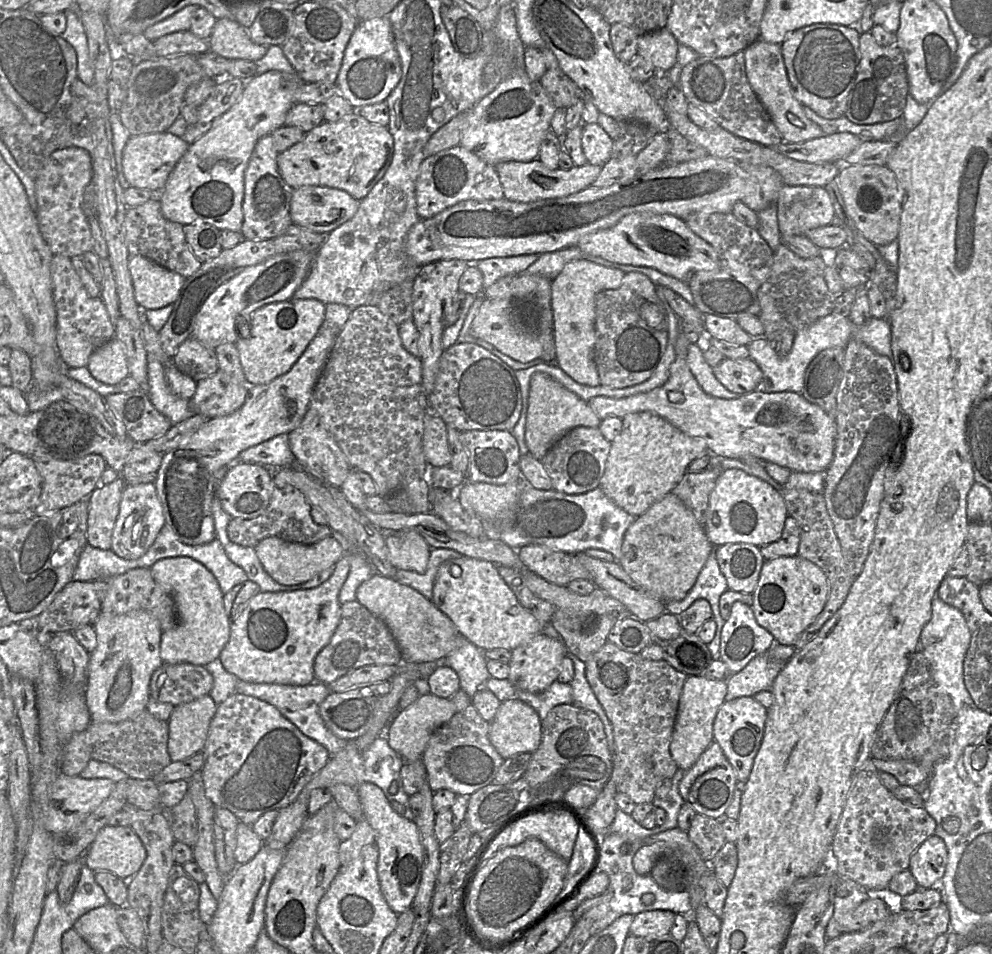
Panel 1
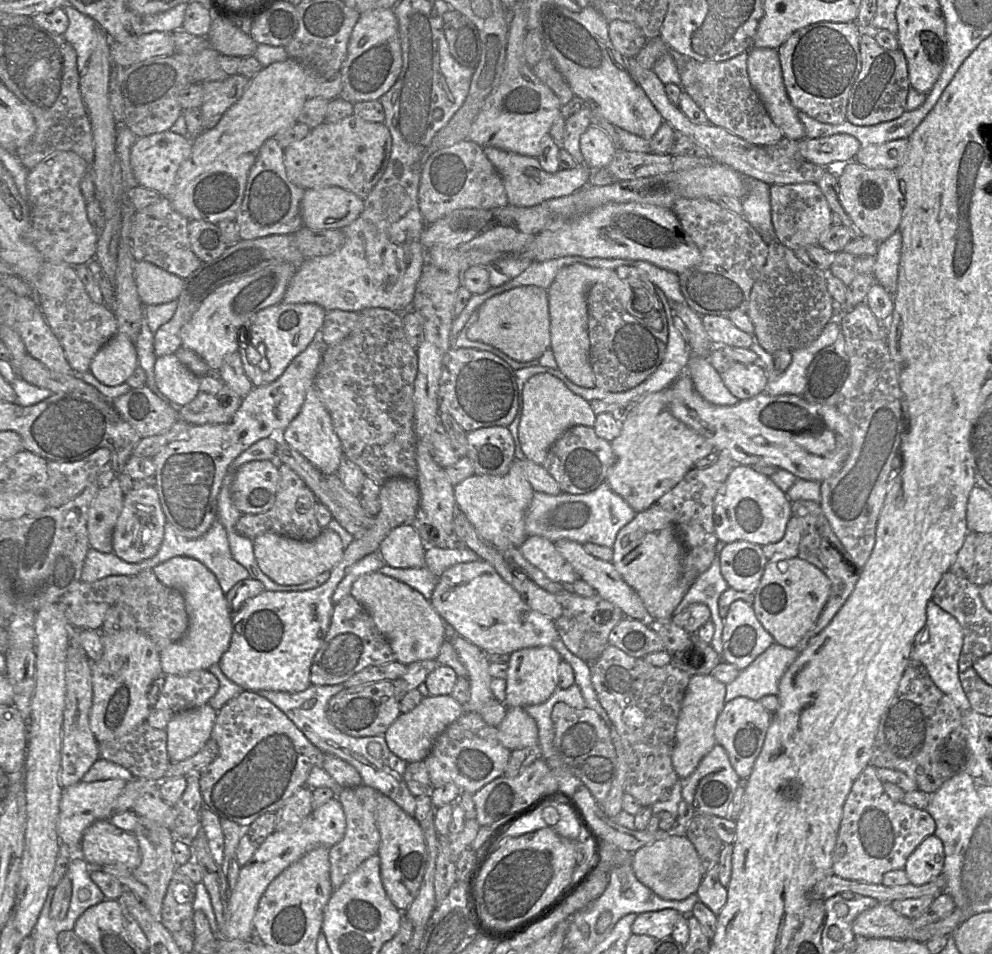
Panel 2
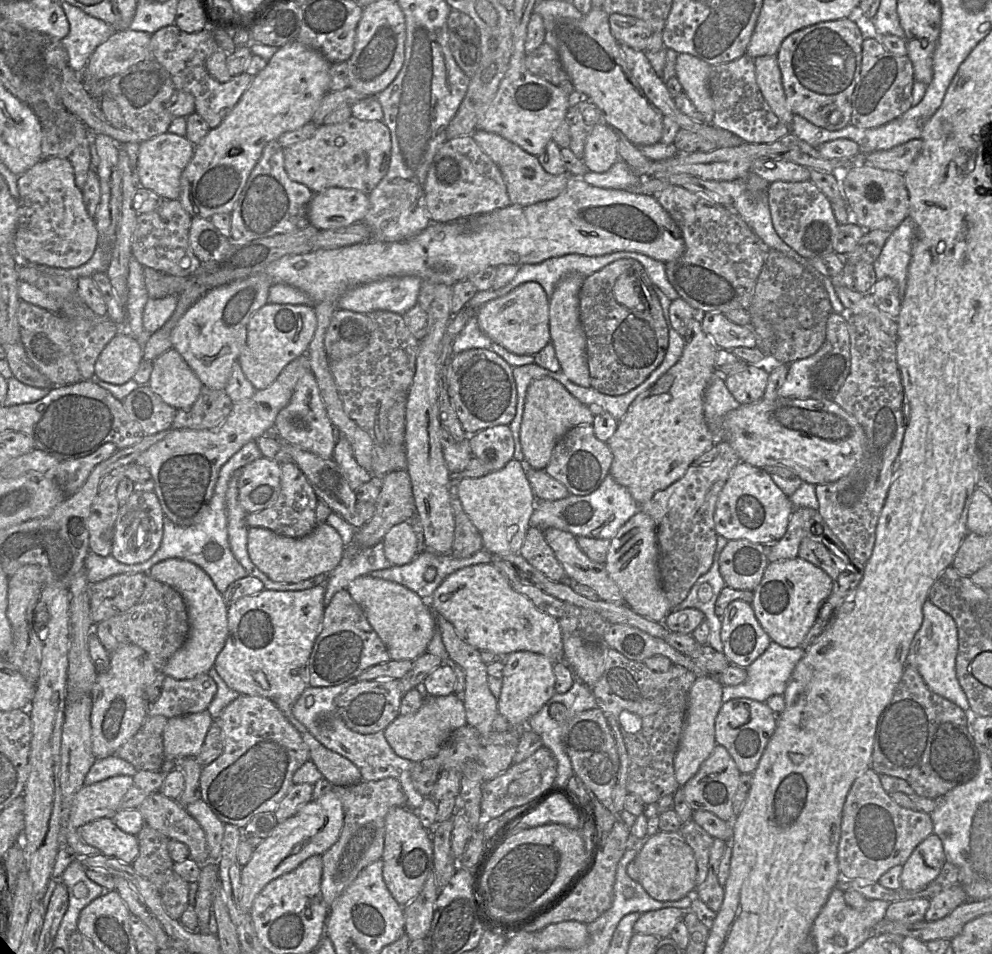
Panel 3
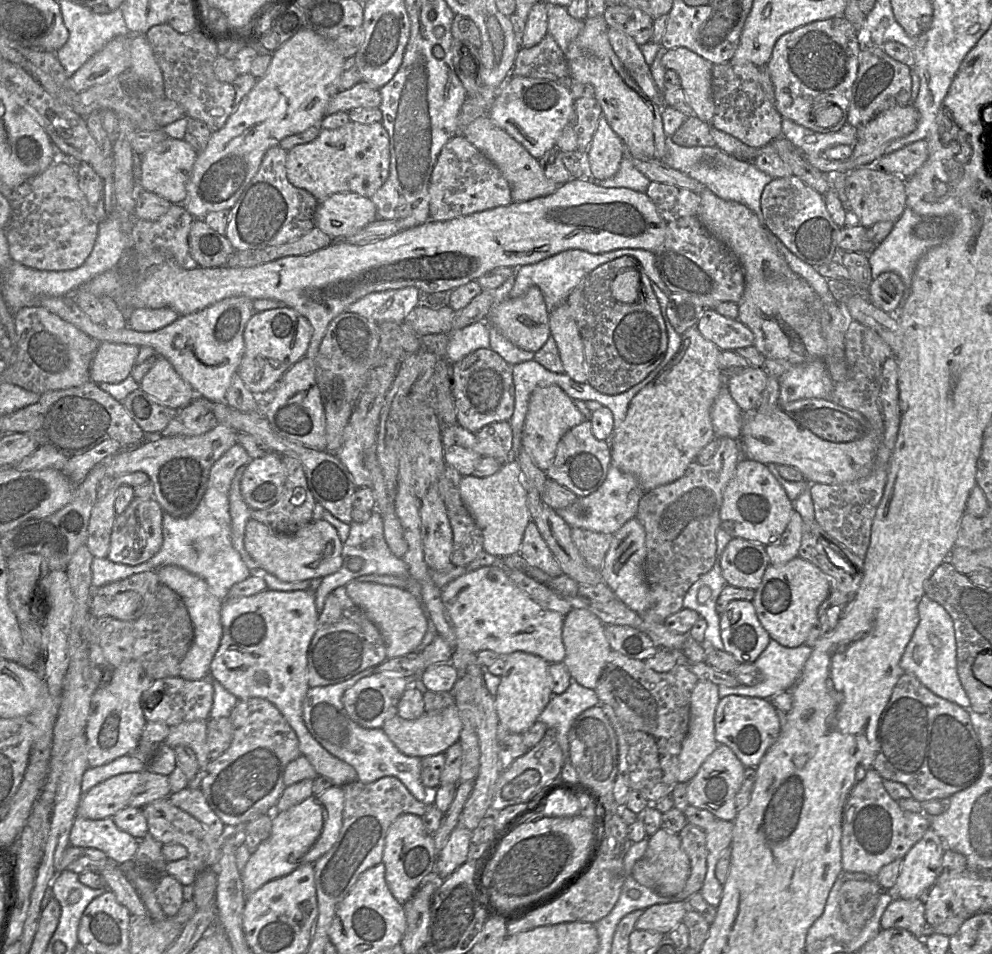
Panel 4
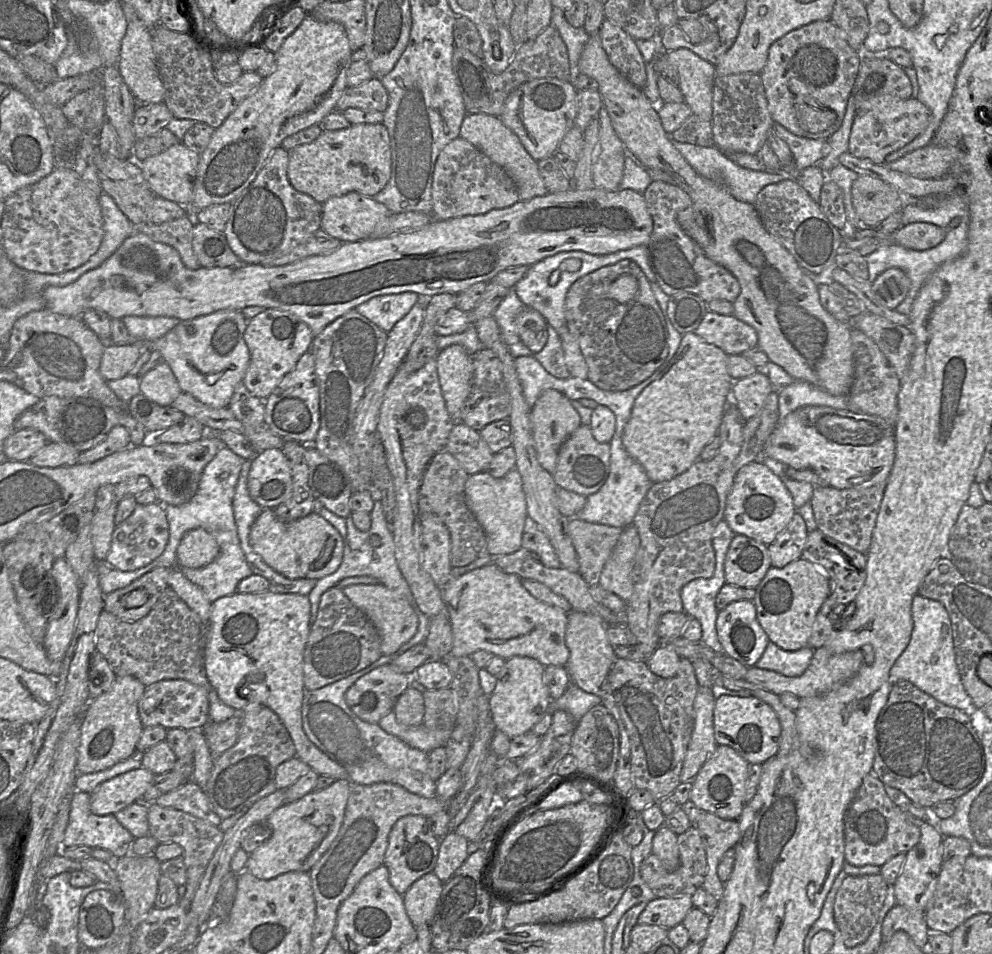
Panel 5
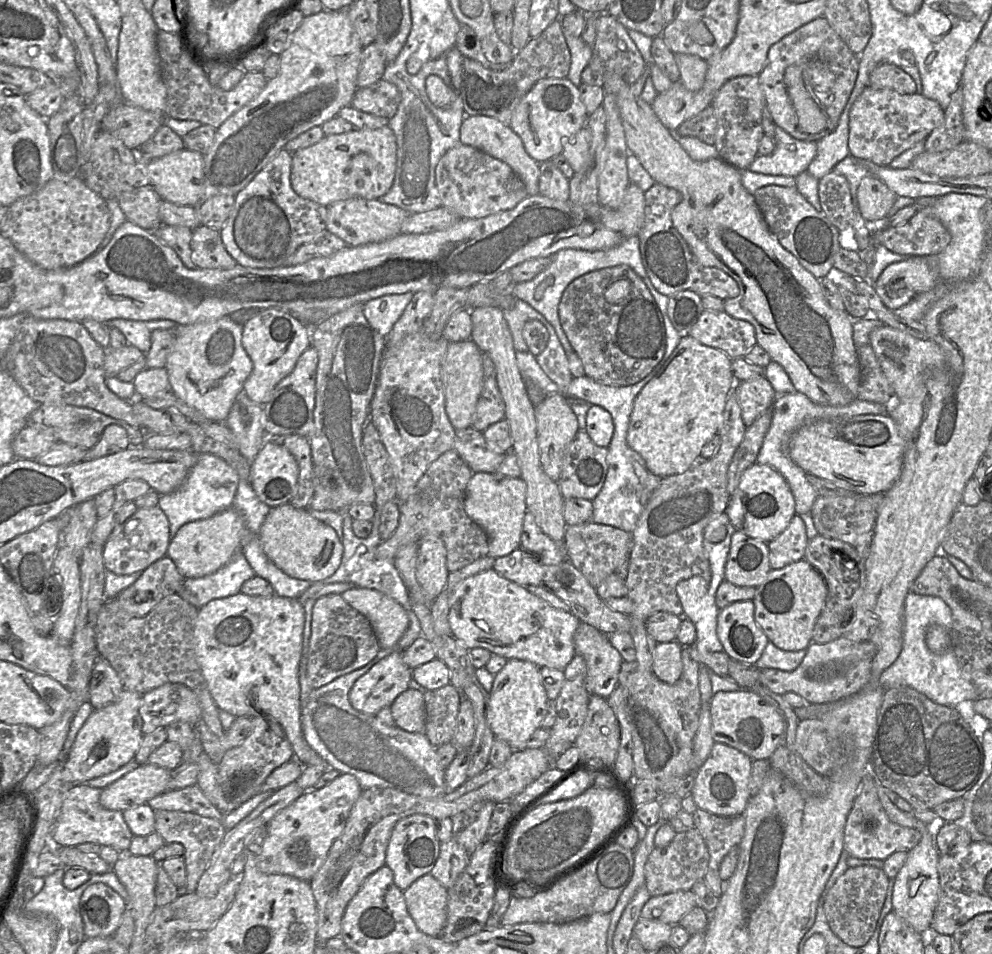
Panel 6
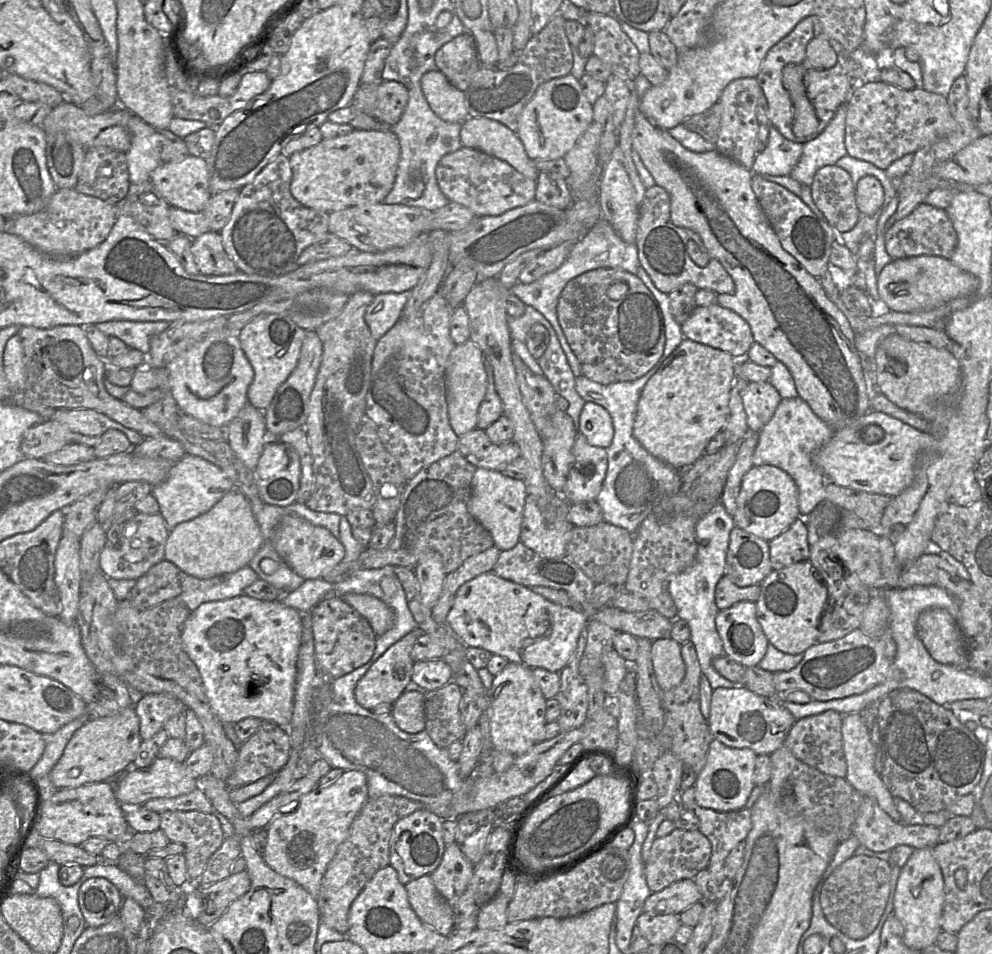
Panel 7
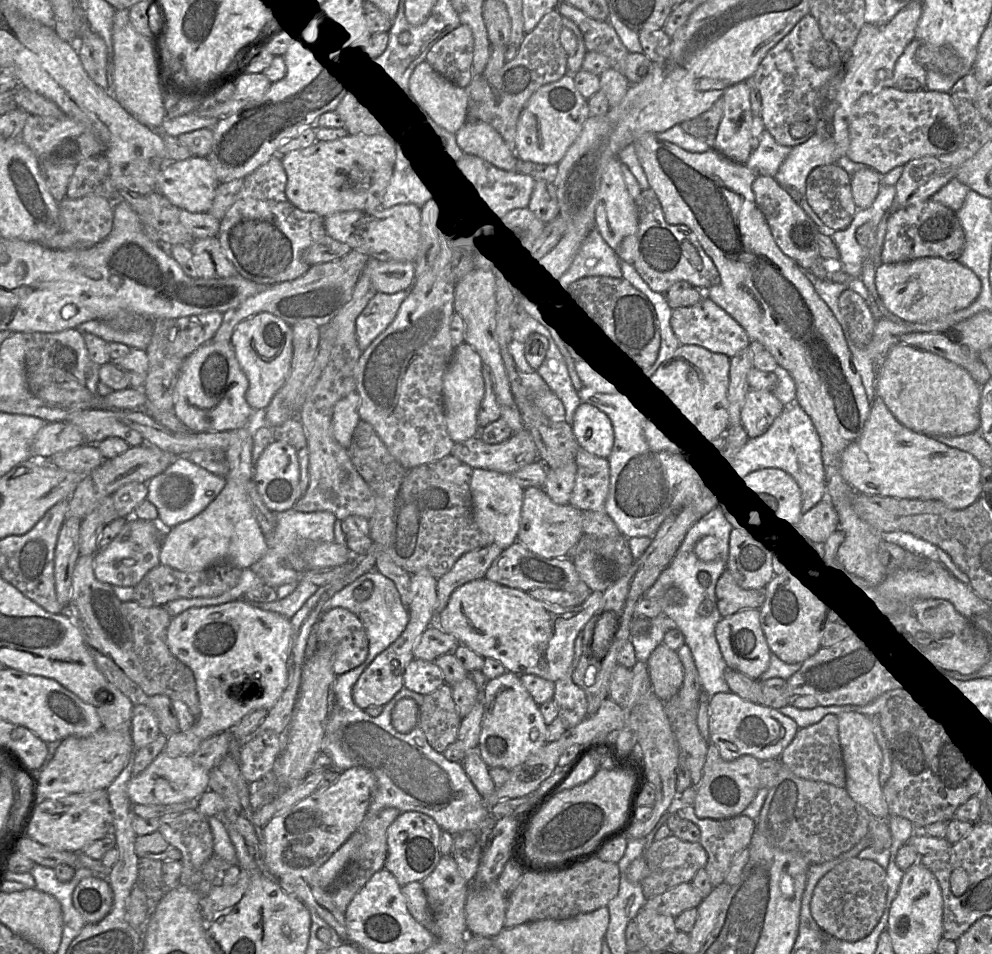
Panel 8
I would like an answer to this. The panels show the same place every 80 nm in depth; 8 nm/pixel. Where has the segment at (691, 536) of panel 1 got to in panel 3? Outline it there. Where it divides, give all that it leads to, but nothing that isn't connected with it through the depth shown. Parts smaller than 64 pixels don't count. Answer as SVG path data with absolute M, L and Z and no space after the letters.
M639 510L610 540L605 568L619 587L627 606L644 618L663 622L672 610L661 586L658 573L658 546L653 519Z

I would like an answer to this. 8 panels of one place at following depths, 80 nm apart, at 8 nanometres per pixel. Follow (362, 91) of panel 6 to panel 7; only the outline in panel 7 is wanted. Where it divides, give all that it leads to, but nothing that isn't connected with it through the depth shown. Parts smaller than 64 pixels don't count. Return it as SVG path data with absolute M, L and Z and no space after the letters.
M382 81L377 89L373 117L388 126L400 120L409 100L407 88L397 81Z

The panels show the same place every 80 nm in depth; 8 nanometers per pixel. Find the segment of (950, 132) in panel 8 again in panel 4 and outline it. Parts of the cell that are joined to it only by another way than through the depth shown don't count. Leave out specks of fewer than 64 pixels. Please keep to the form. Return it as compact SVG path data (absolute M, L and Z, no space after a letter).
M913 103L905 106L895 105L887 110L882 111L871 121L857 128L856 141L853 146L853 153L846 160L836 161L819 156L807 156L808 163L821 171L822 173L831 176L837 173L849 173L852 170L864 166L873 166L881 156L885 154L886 147L899 138L902 138L913 132L918 124L919 113Z

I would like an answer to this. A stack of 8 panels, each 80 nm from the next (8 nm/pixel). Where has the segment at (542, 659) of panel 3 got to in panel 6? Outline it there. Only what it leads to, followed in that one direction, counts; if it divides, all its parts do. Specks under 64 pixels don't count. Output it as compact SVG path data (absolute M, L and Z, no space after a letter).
M508 659L502 670L495 675L489 694L489 724L497 739L507 742L514 751L526 749L532 734L541 727L549 704L549 699L540 668L536 664Z

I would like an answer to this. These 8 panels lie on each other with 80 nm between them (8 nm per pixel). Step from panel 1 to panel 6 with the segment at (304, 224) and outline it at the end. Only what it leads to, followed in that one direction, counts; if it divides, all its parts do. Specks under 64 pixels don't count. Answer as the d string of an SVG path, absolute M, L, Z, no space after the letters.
M354 197L337 201L327 207L326 230L338 236L349 246L378 243L401 233L401 224L408 216L401 208L385 204L379 199Z

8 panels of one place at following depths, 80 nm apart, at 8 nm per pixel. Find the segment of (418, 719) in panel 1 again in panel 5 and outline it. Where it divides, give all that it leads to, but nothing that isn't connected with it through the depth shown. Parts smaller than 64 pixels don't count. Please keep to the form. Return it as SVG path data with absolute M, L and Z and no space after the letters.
M393 711L385 715L377 723L385 732L402 740L410 747L430 753L432 750L445 746L452 730L429 729L424 724L406 726L399 723Z

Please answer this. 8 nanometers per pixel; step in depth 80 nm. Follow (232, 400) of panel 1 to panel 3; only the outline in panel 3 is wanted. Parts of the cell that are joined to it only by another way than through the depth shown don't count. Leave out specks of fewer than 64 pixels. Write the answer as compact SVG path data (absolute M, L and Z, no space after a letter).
M202 387L200 395L190 408L177 410L170 429L215 429L224 422L233 405L224 389Z

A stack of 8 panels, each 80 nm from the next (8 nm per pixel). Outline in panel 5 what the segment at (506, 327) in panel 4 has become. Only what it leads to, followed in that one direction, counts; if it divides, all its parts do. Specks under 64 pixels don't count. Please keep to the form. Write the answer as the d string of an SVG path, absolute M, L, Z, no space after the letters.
M526 308L515 319L517 334L533 354L540 352L547 343L547 321L533 308Z

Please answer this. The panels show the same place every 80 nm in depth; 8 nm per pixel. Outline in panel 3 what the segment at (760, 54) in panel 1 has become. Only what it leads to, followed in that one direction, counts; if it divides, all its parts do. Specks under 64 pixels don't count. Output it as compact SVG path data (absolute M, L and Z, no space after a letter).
M776 55L757 57L754 66L756 83L764 100L778 119L790 127L793 114L786 104Z

